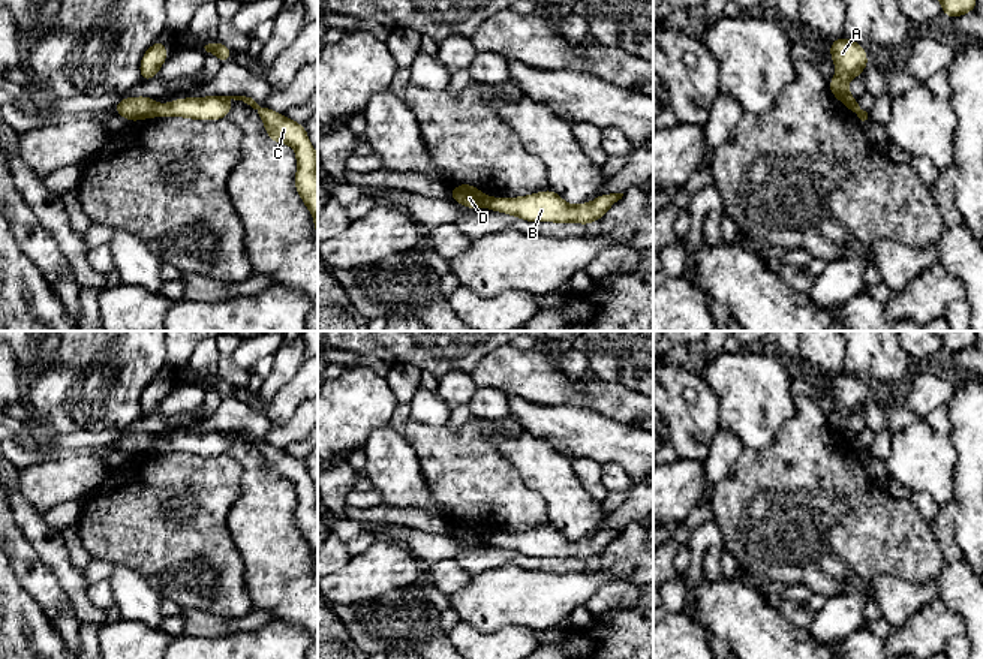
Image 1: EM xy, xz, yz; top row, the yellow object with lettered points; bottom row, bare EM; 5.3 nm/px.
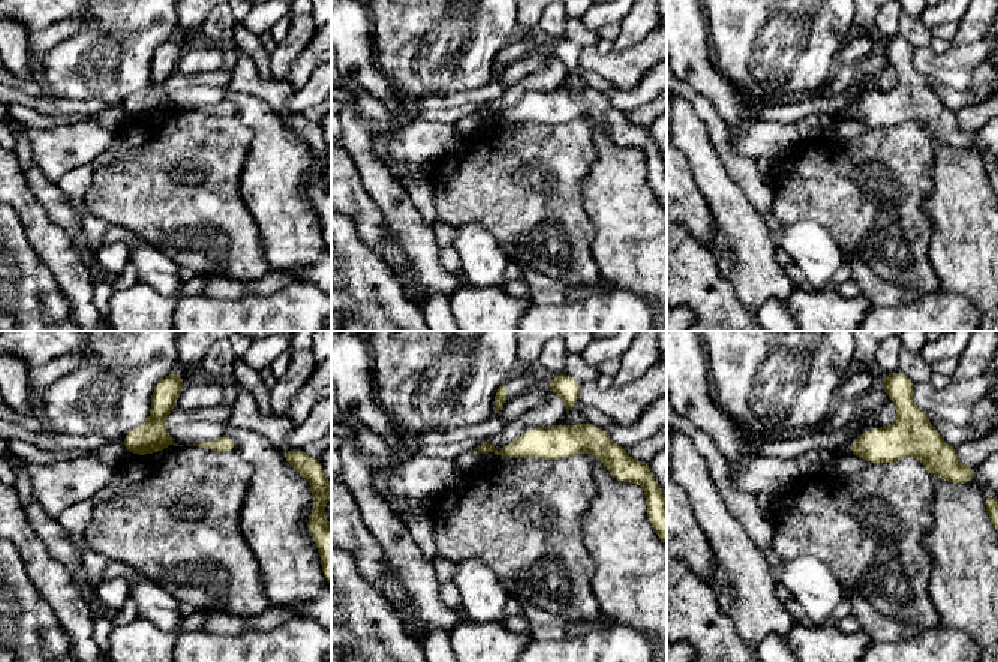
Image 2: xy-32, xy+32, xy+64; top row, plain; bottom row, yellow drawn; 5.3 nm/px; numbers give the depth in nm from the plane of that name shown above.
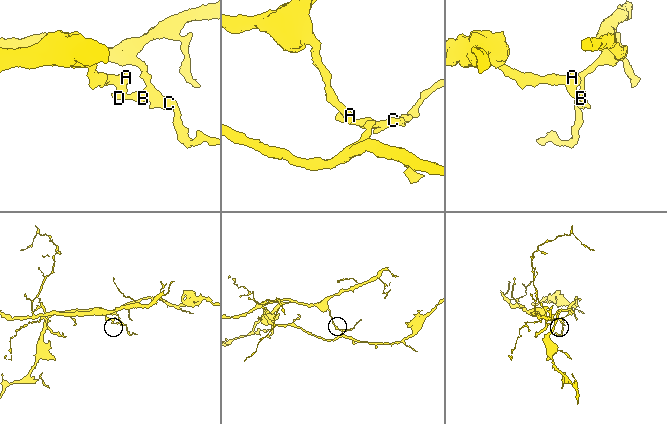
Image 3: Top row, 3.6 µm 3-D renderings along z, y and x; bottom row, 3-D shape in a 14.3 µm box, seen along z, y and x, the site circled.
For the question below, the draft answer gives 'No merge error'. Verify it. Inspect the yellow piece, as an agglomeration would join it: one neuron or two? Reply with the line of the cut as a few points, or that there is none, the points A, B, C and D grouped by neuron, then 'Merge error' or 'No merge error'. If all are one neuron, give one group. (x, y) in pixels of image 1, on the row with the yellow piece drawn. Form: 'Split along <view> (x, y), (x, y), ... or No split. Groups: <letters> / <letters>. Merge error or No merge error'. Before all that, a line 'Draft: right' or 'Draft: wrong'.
Draft: wrong
Split along xy (156, 107), (152, 116). Groups: A D / B C. Merge error

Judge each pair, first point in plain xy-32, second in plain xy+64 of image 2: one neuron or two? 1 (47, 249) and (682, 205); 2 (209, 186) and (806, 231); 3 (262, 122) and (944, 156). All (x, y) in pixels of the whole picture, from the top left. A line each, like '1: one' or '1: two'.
1: one
2: two
3: one

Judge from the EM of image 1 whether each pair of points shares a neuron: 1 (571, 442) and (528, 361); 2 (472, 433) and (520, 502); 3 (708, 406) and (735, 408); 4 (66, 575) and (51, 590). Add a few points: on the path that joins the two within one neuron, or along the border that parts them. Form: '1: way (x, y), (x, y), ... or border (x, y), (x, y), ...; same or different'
1: border (517, 397), (526, 402), (577, 406), (586, 411); different
2: way (472, 450), (472, 454), (504, 486); same
3: border (700, 376), (718, 400), (720, 427); different
4: border (38, 553), (38, 557), (53, 572), (74, 614); different

